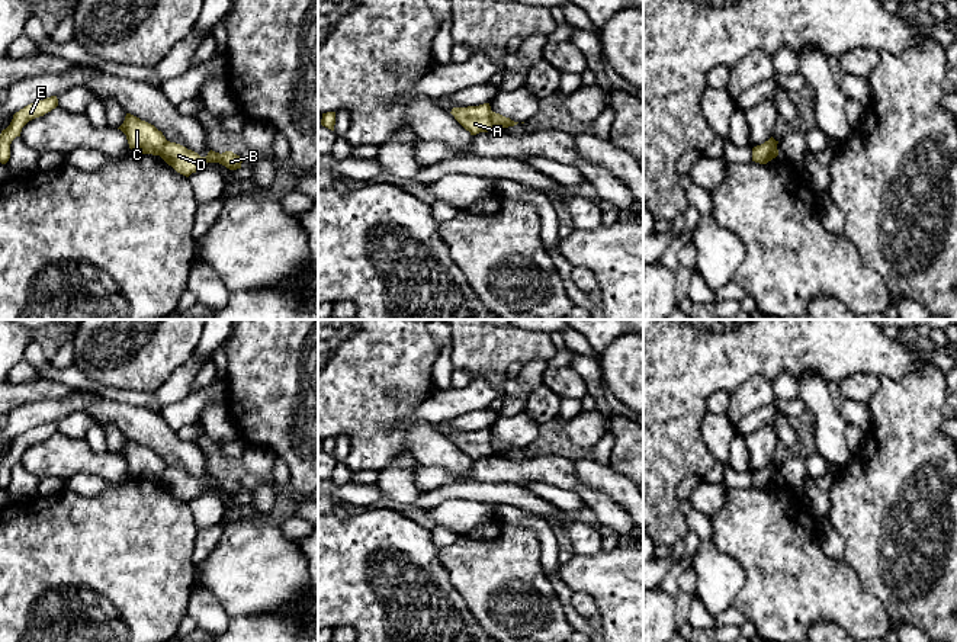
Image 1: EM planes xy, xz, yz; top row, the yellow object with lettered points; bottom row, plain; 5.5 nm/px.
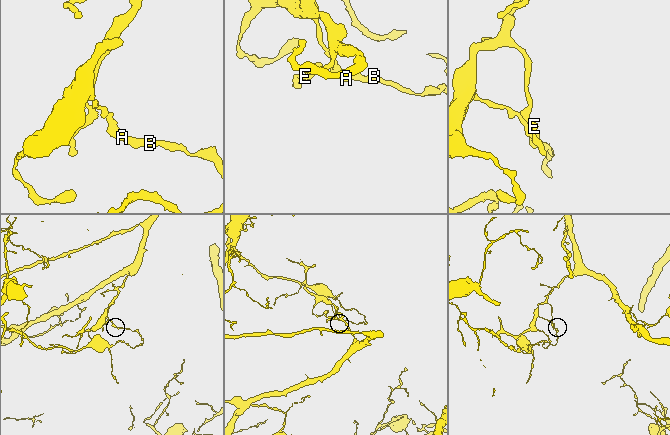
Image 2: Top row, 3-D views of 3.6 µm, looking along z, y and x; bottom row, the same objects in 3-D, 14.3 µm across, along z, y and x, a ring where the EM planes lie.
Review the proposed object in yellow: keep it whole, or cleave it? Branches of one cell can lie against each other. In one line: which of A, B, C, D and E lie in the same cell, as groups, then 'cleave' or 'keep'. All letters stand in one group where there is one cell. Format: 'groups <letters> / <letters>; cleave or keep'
groups A C E / B D; cleave

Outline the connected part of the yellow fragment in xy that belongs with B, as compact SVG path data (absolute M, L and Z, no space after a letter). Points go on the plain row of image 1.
M167 466L160 482L177 498L186 503L189 503L192 498L206 494L208 488L219 488L229 495L241 494L243 488L241 482L232 476L219 479L211 475L206 482L200 482L197 478L170 466Z

